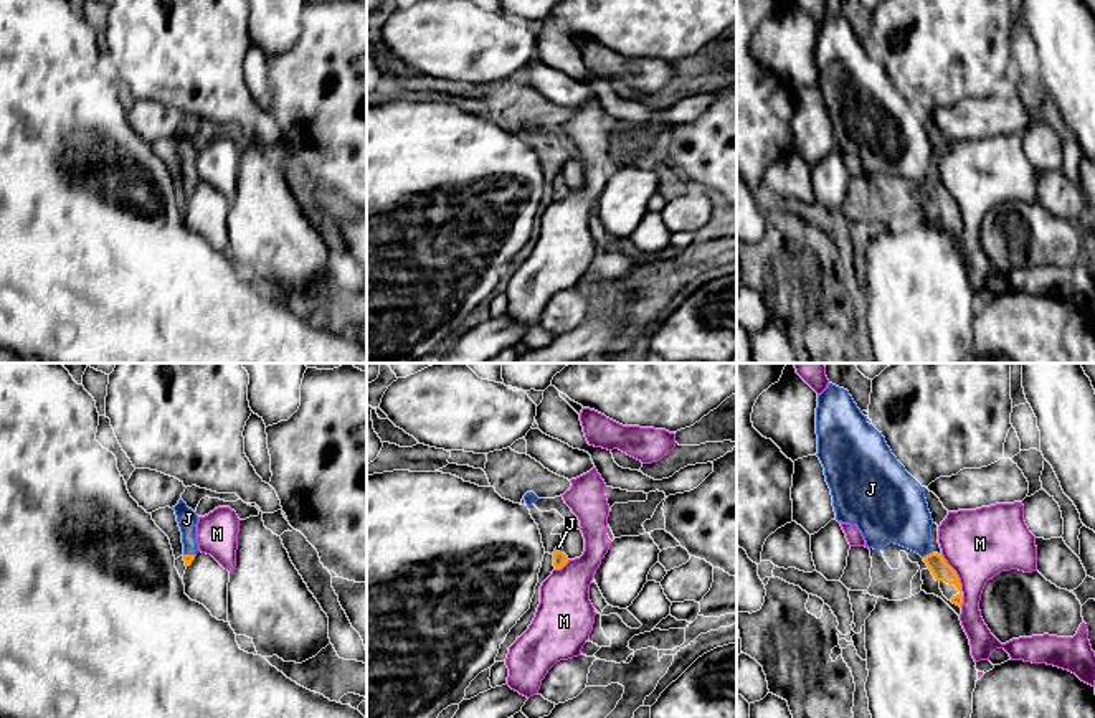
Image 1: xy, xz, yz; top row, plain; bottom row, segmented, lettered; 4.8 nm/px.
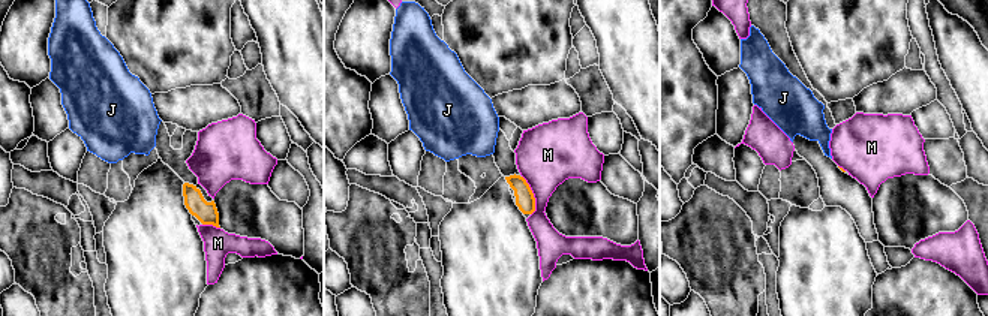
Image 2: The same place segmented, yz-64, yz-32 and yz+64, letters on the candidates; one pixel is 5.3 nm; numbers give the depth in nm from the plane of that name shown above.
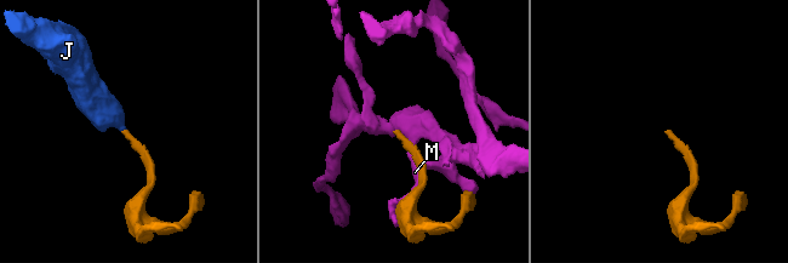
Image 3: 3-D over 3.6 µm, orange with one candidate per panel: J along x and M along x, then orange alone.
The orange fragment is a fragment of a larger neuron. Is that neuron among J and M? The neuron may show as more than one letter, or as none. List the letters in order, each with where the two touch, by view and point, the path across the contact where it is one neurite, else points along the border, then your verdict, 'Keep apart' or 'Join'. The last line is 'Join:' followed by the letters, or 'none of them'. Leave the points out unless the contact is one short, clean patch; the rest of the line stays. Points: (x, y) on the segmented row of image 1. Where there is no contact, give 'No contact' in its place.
J: Touches orange at yz (927, 555). Path across: yz (938, 566), (927, 555), (909, 524), (899, 514). Join
M: Touches orange at yz (955, 571). Keep apart
Join: J

